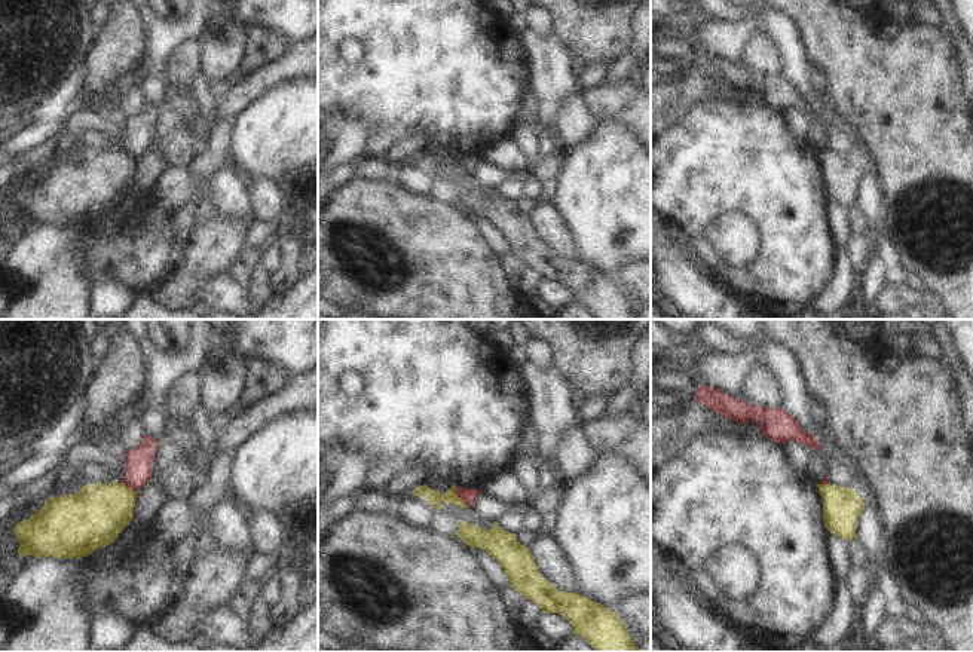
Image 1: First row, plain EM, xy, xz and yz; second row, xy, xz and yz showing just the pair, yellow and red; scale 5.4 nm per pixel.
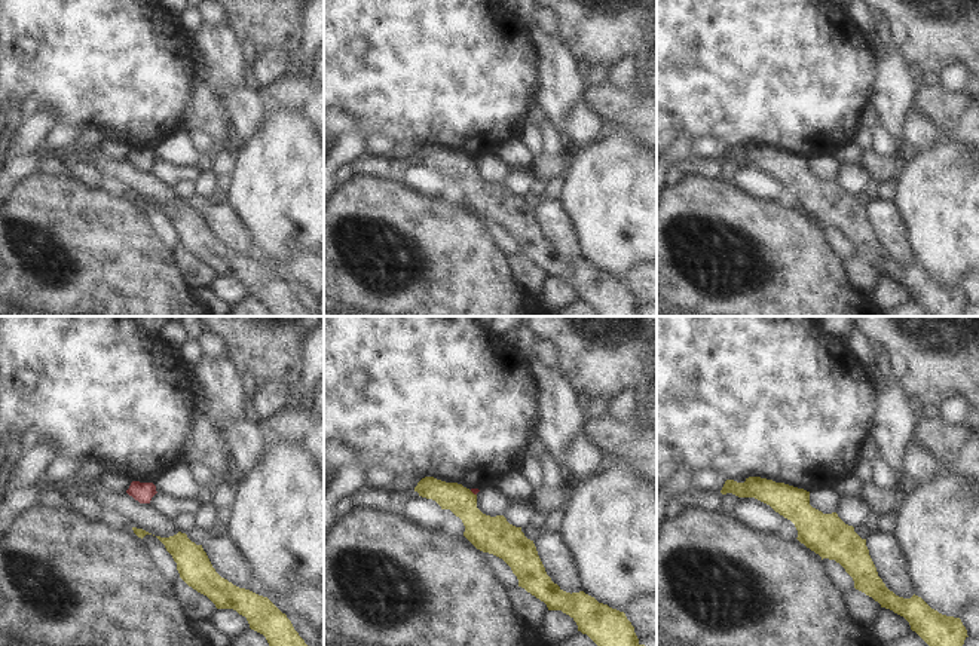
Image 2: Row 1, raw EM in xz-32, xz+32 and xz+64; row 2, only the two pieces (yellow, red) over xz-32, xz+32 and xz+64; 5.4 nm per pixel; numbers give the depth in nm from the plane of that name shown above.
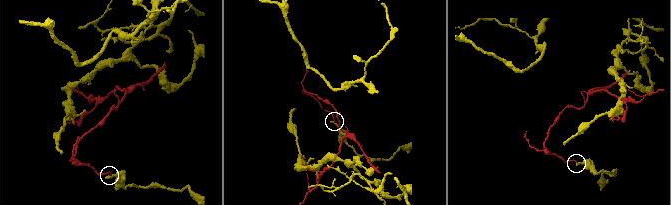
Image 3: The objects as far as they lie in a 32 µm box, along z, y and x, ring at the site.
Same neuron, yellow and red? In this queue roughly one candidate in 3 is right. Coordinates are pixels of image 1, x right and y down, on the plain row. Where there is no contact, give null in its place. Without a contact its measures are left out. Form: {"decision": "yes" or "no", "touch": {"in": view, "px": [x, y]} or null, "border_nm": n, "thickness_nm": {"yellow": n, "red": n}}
{"decision": "no", "touch": {"in": "xz", "px": [459, 165]}, "border_nm": 140, "thickness_nm": {"yellow": 70, "red": 80}}

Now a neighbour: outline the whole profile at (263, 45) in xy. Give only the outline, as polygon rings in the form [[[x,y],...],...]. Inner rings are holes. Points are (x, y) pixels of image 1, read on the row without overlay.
[[[248,27],[248,42],[239,70],[245,74],[251,74],[284,55],[287,49],[287,43],[278,33],[263,27]]]

